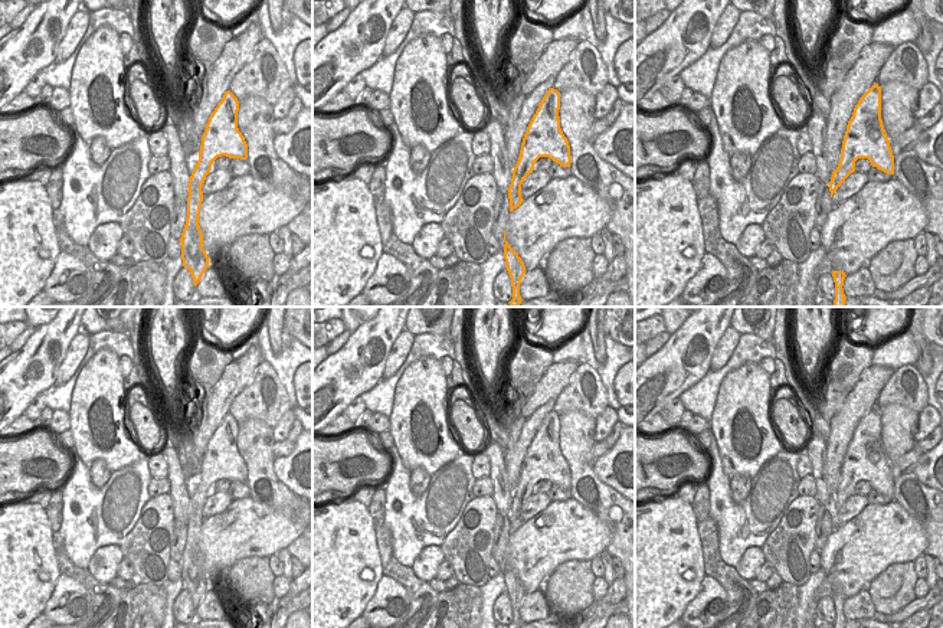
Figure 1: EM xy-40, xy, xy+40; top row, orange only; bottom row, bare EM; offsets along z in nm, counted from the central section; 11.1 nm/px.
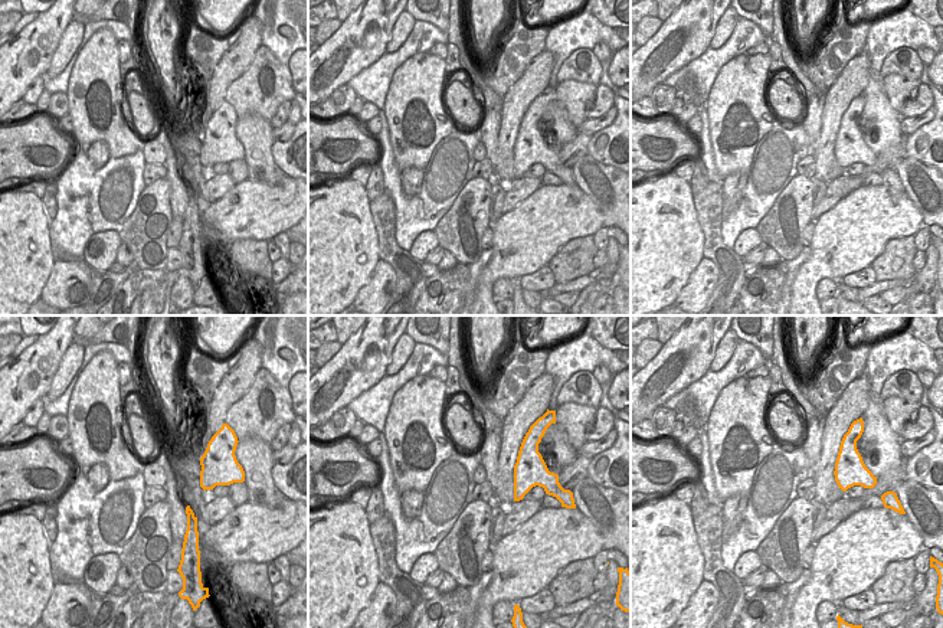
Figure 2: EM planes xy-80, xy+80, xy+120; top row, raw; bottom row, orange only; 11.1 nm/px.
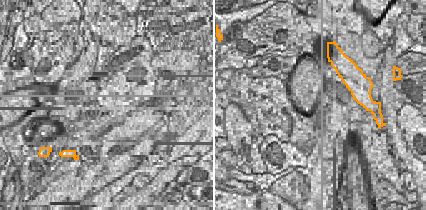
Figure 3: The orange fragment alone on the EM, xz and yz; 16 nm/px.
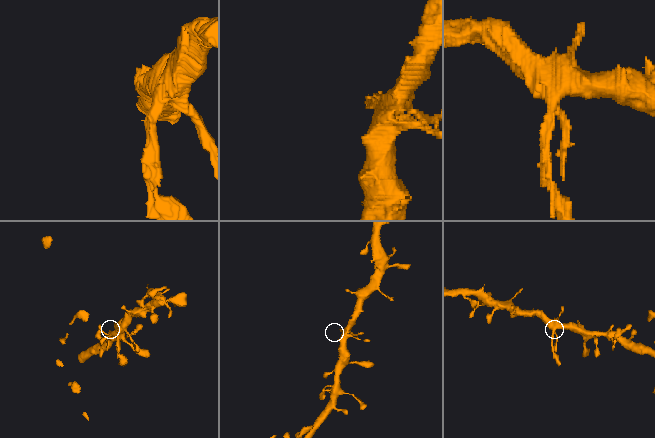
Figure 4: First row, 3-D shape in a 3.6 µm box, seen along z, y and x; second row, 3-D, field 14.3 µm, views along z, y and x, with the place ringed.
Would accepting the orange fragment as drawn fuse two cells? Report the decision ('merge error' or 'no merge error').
no merge error

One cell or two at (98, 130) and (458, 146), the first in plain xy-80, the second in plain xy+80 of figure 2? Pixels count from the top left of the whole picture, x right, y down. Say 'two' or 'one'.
two

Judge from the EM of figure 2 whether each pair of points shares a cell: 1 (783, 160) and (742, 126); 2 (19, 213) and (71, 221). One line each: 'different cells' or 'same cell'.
1: different cells
2: different cells

